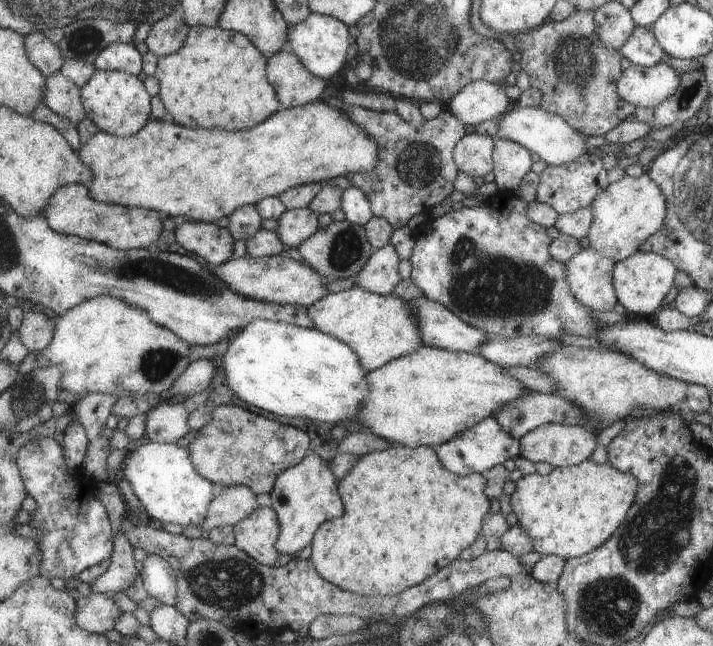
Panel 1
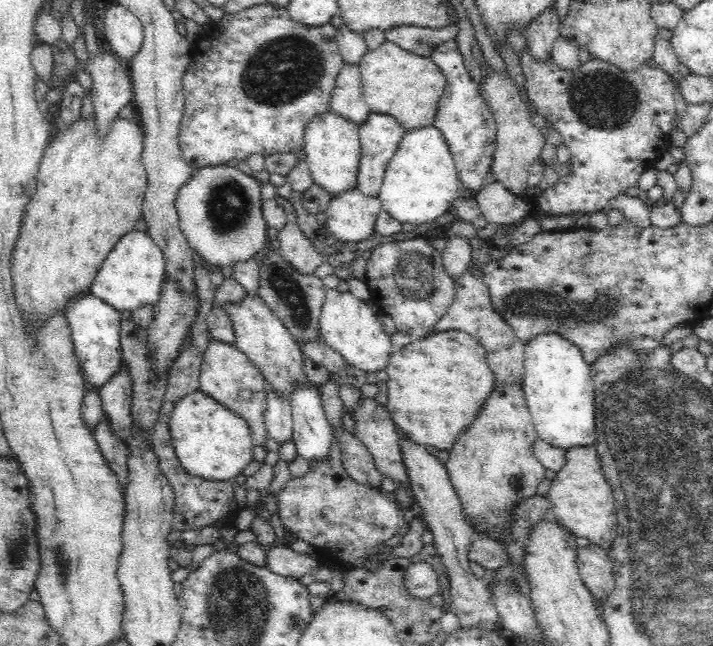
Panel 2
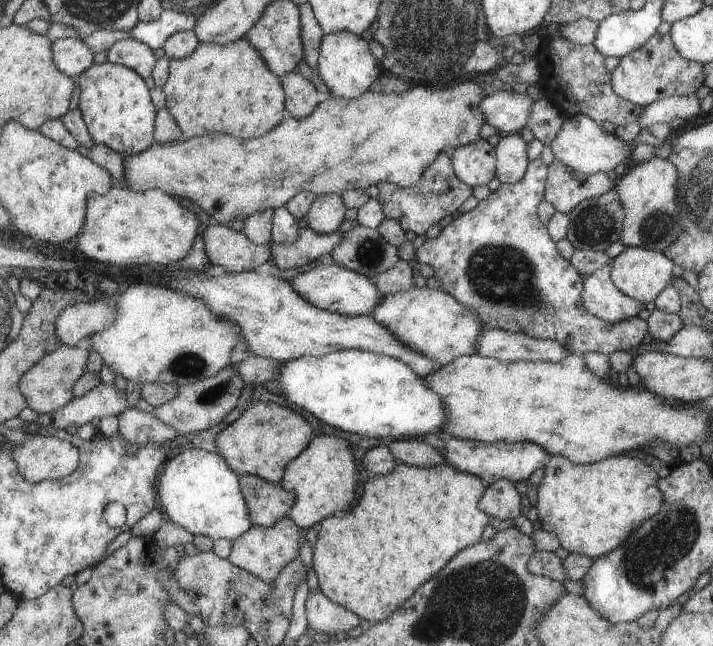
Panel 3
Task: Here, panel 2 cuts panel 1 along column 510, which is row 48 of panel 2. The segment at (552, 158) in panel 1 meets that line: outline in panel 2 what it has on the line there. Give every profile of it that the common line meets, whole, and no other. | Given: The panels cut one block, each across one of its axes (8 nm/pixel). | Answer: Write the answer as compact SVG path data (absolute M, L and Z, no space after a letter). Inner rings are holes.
M112 5L105 10L102 26L103 42L110 45L114 55L130 63L143 43L143 28L138 17L124 5Z

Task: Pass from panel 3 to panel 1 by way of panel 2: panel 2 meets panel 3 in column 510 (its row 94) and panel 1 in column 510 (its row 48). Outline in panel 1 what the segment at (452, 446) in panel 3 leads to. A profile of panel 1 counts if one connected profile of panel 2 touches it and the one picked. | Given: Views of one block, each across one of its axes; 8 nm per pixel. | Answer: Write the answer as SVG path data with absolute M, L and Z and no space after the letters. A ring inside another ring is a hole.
M487 417L471 429L439 445L435 450L437 450L439 462L448 471L465 476L471 473L483 474L495 465L503 464L508 458L517 458L520 454L520 442L504 431L493 417Z

